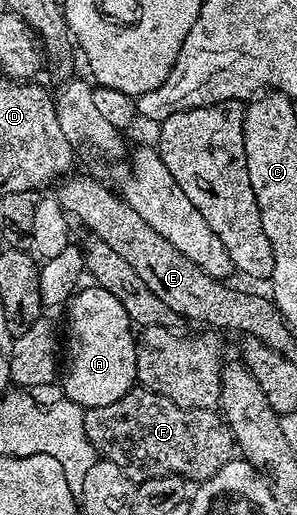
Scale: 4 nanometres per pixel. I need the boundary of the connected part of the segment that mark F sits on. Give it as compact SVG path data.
M140 385L121 396L121 400L113 400L113 404L84 409L83 419L85 436L93 444L96 455L117 464L137 484L150 478L172 476L195 484L204 482L225 468L237 450L222 413L178 406Z

